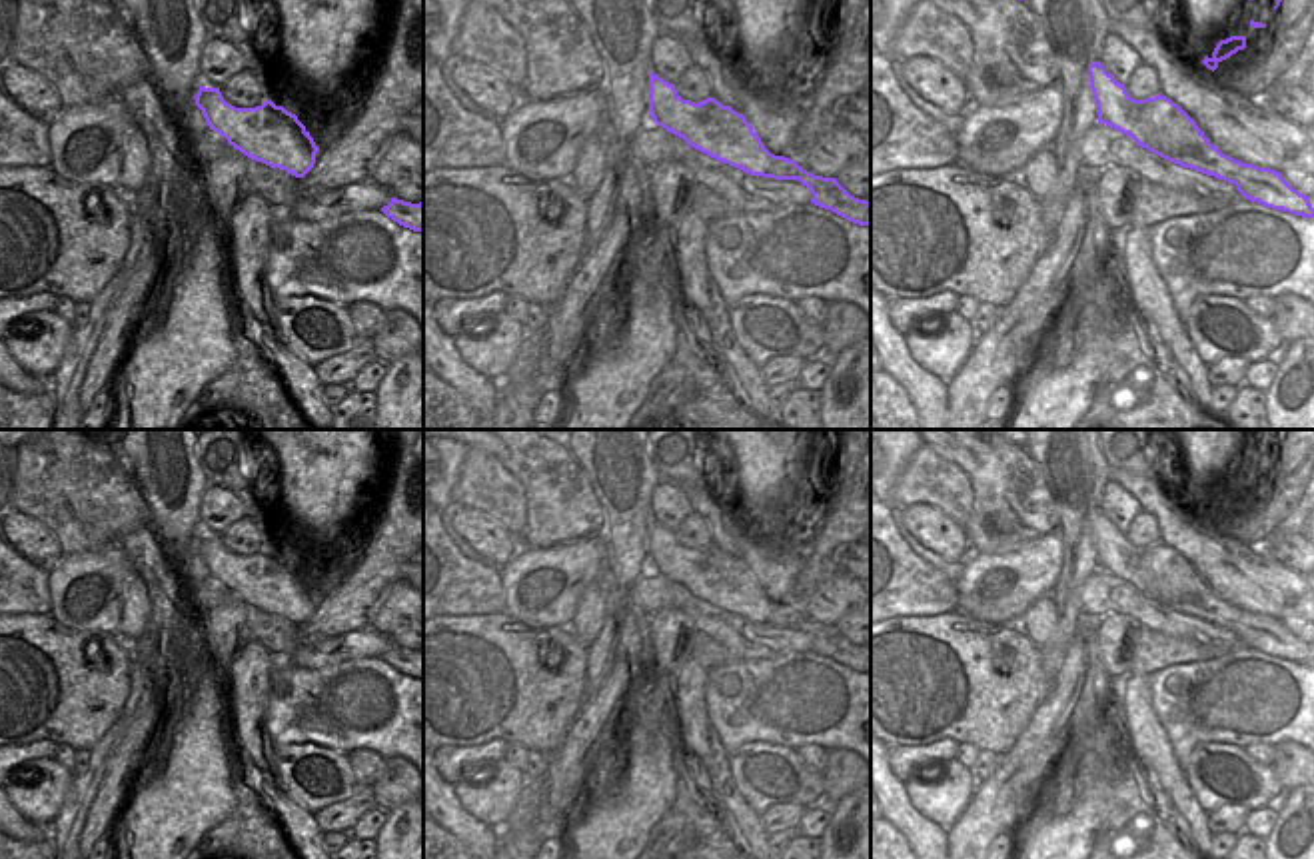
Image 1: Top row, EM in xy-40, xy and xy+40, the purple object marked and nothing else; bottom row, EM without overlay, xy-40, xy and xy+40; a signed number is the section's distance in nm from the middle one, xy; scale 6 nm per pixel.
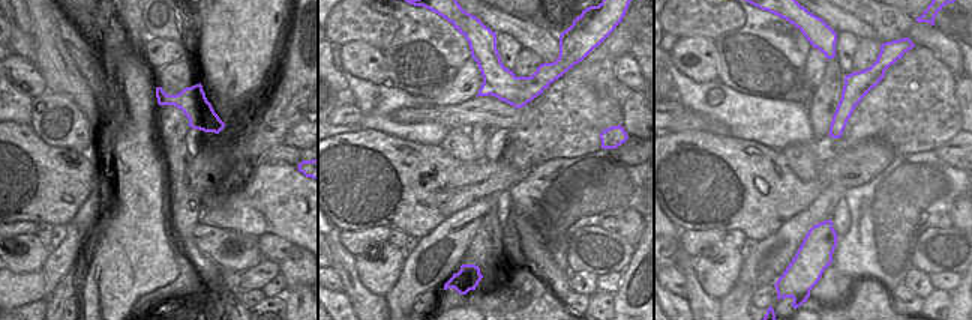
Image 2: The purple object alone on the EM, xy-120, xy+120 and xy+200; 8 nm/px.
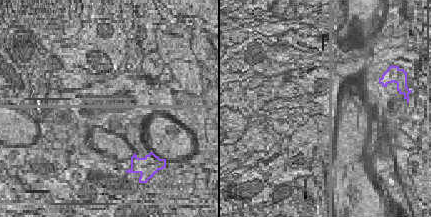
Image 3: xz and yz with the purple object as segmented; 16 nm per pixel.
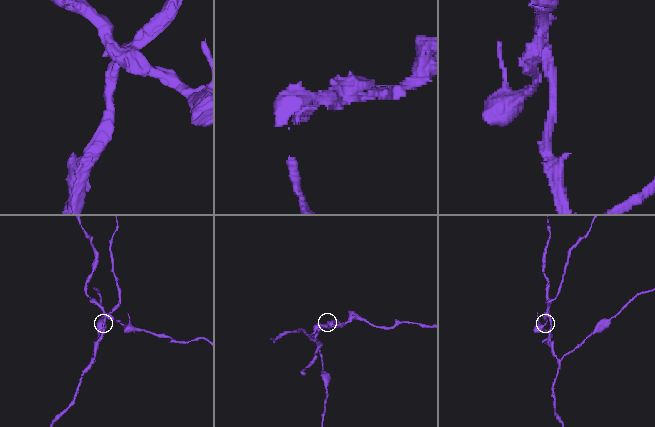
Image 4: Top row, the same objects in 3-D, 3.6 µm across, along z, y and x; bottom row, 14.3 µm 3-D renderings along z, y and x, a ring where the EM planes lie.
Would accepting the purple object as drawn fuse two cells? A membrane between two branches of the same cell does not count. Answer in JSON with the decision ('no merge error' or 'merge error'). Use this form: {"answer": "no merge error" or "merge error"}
{"answer": "merge error"}

